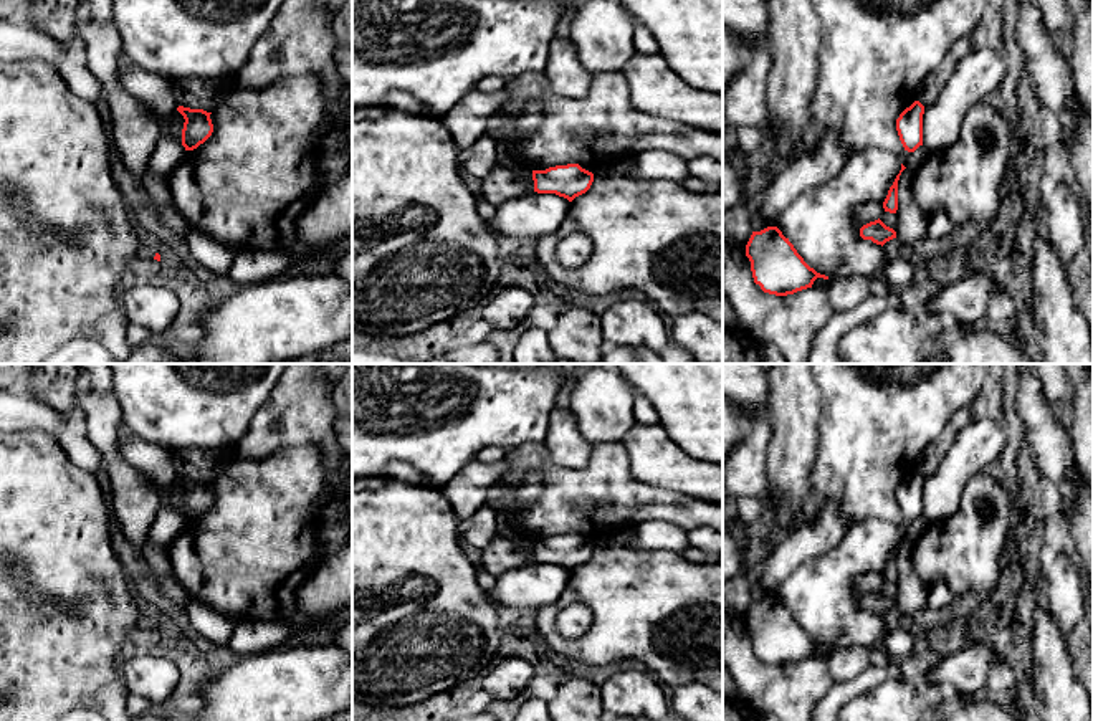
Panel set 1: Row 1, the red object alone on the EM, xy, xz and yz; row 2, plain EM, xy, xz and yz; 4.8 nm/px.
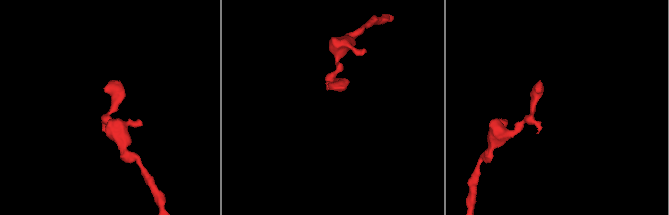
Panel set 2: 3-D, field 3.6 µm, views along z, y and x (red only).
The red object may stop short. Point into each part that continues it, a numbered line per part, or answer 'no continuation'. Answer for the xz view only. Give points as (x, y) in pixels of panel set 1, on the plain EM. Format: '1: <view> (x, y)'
no continuation

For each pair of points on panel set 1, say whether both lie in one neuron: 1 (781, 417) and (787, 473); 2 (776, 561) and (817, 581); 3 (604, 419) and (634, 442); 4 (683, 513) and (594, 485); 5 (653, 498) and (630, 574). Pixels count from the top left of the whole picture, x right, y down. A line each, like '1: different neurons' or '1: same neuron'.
1: same neuron
2: different neurons
3: different neurons
4: same neuron
5: different neurons

